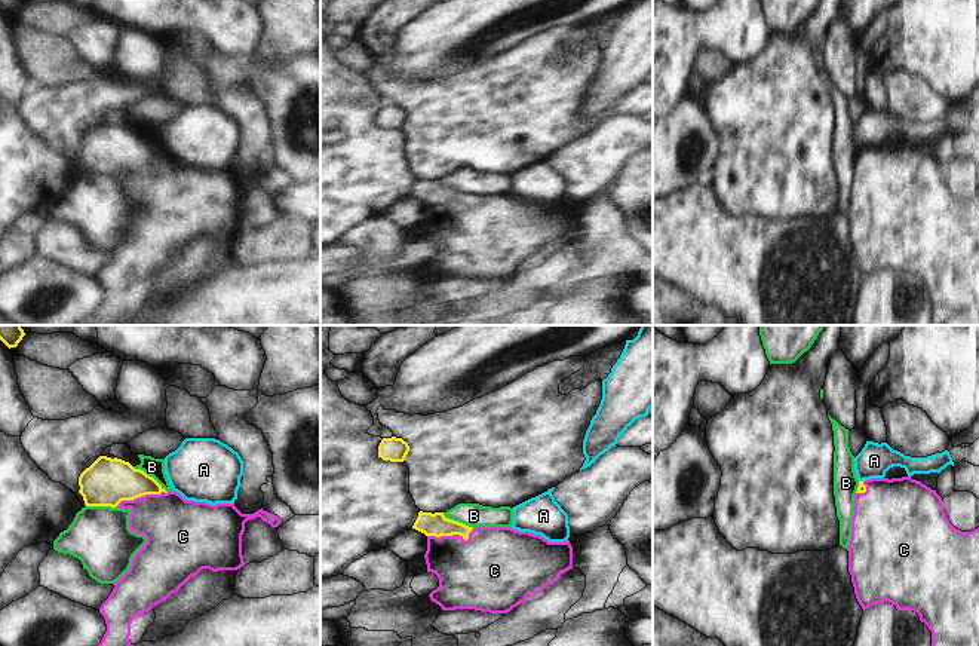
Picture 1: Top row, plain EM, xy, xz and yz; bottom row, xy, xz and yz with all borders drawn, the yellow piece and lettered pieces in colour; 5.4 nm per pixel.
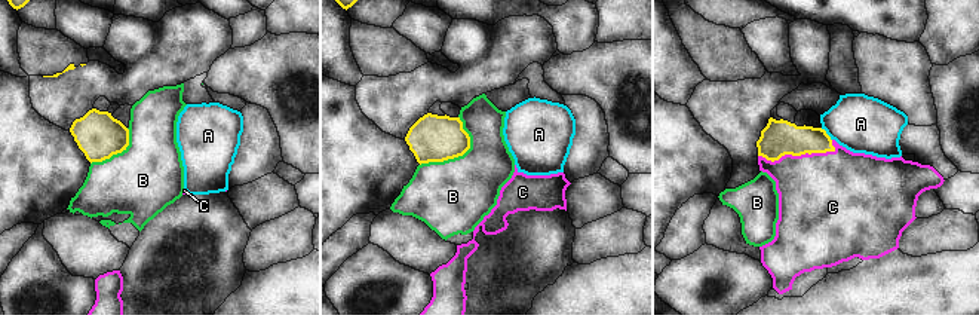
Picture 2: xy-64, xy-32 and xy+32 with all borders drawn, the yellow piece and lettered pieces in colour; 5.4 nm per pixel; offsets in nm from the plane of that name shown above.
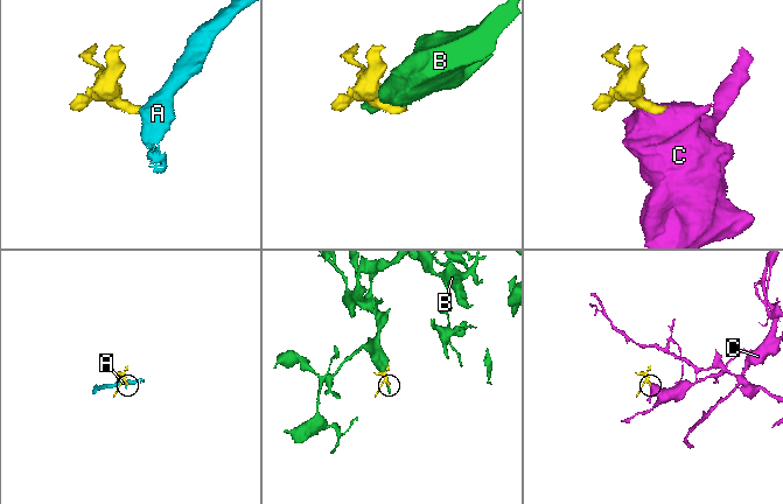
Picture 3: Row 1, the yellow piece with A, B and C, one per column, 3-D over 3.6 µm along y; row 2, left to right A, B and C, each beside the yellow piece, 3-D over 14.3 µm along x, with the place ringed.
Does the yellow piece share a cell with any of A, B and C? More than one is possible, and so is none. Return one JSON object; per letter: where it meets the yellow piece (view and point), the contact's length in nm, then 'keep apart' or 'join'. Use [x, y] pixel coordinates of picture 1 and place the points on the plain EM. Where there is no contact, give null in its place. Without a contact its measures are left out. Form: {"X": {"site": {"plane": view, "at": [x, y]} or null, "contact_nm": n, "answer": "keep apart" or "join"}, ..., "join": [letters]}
{"A": {"site": {"plane": "yz", "at": [861, 149]}, "contact_nm": 40, "answer": "keep apart"}, "B": {"site": {"plane": "xy", "at": [149, 143]}, "contact_nm": 240, "answer": "keep apart"}, "C": {"site": {"plane": "xz", "at": [451, 202]}, "contact_nm": 260, "answer": "join"}, "join": ["C"]}

